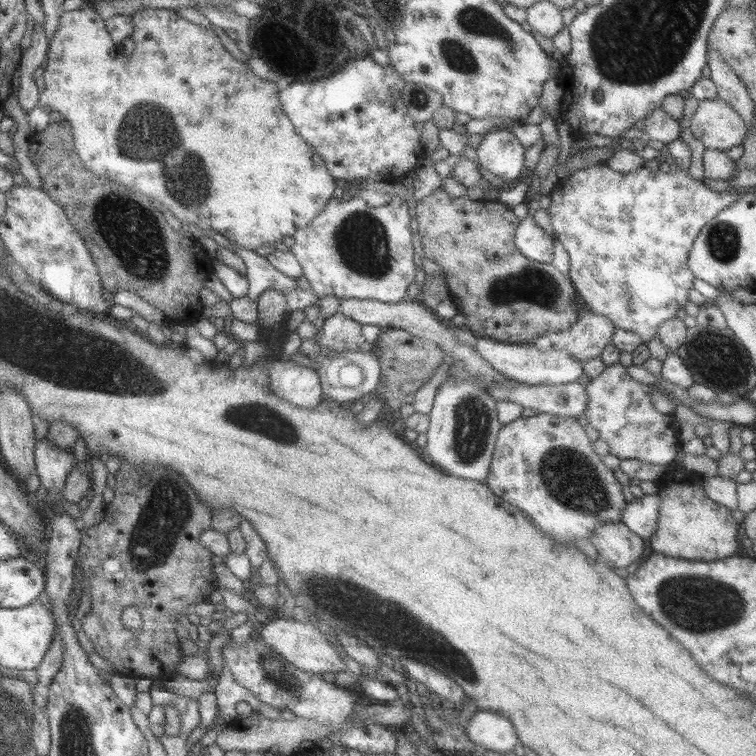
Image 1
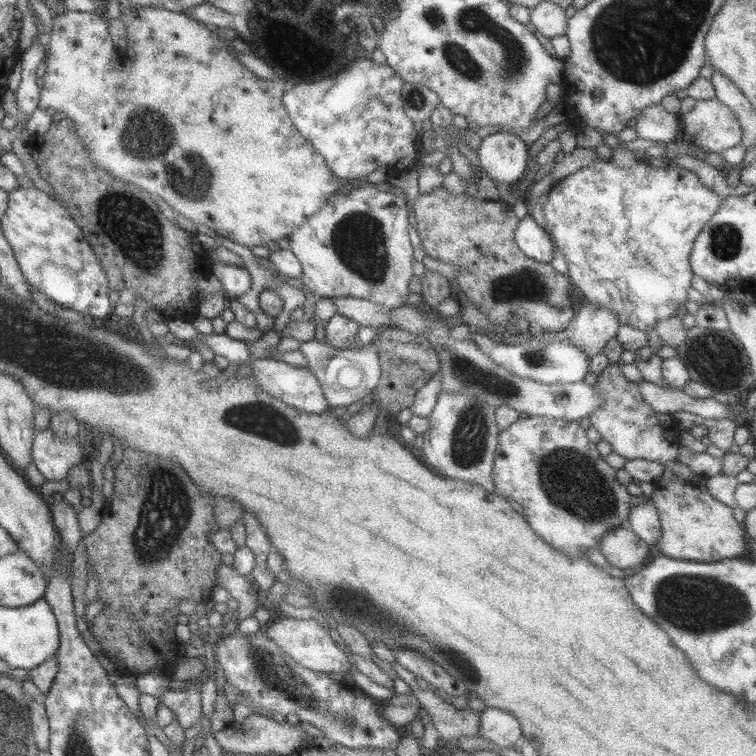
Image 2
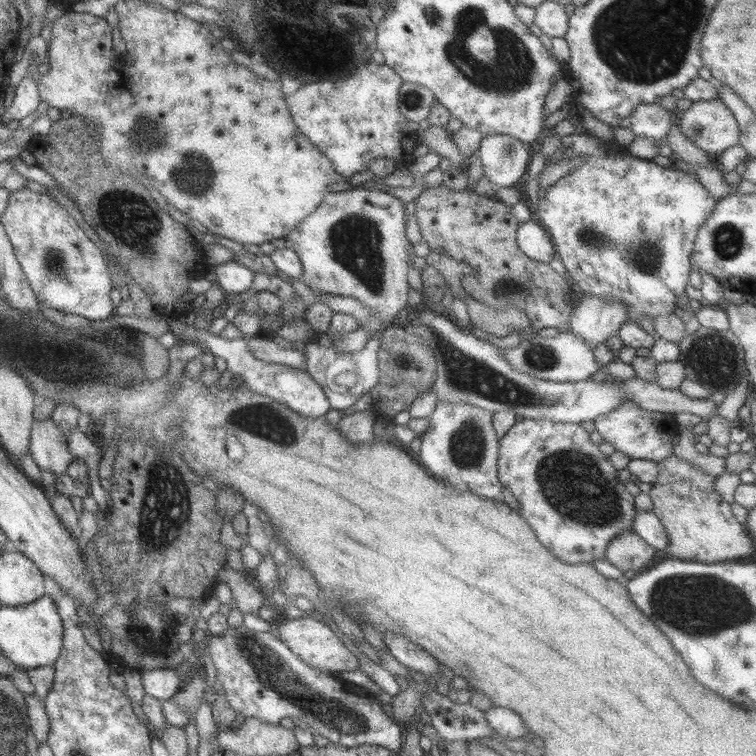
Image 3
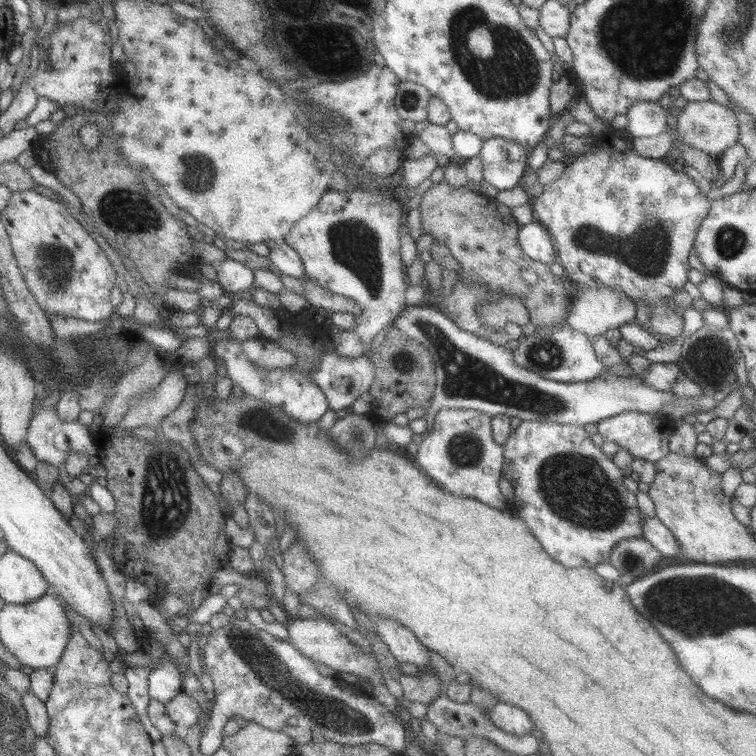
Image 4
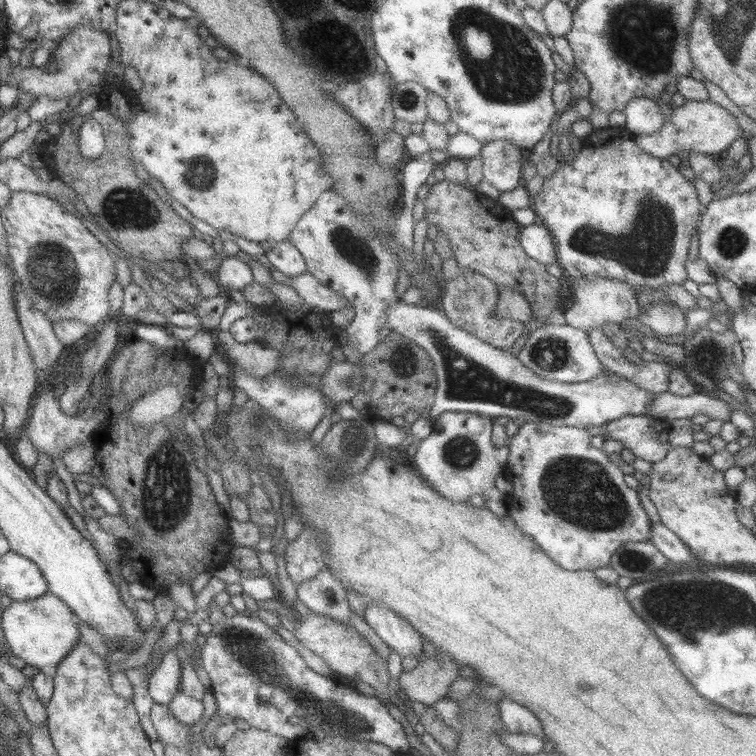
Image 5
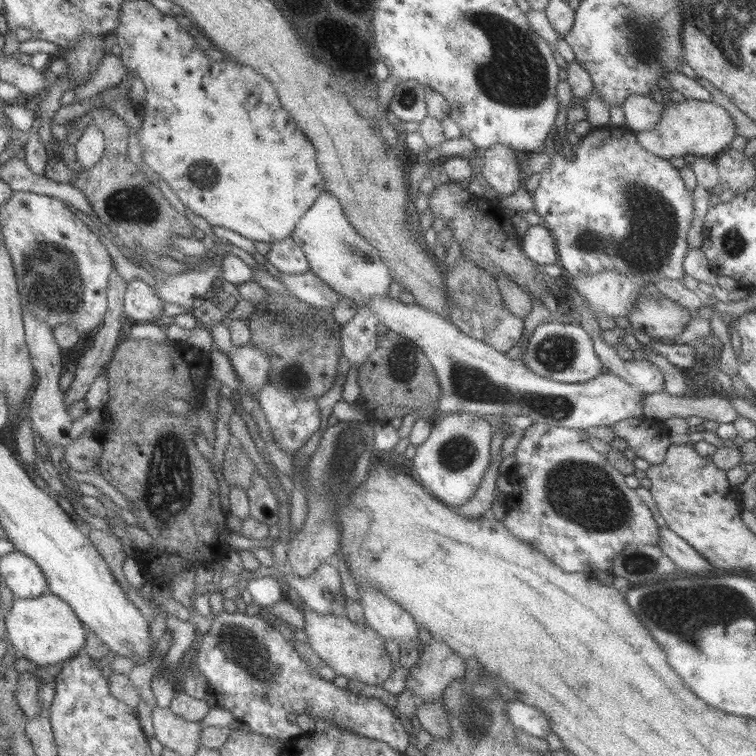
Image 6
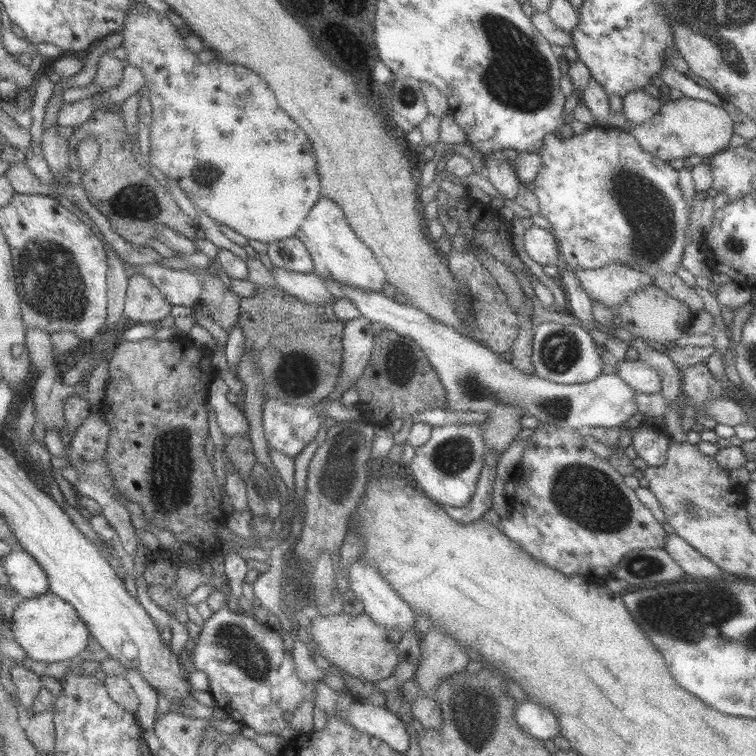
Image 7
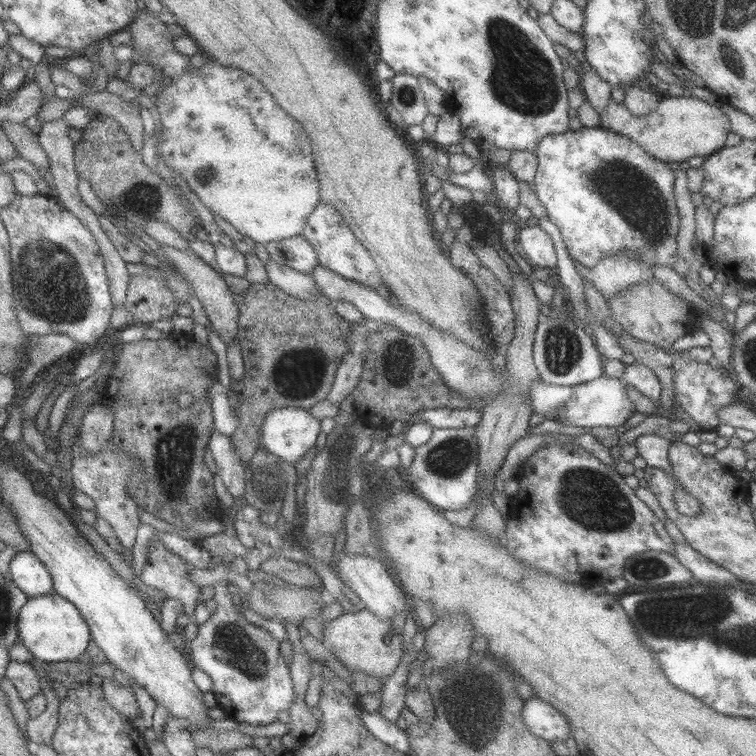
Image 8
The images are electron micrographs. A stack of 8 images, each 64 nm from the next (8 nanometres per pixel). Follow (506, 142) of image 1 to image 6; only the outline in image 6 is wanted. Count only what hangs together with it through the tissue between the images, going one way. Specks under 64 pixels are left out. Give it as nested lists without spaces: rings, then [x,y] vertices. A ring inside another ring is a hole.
[[[493,144],[481,150],[481,176],[498,196],[511,195],[523,185],[520,165],[516,162],[512,148],[505,144]]]

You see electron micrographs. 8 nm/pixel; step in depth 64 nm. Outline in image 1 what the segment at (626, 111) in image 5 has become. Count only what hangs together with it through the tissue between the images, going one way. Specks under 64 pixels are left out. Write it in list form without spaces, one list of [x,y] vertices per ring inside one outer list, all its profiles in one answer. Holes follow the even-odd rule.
[[[660,106],[647,113],[642,122],[642,134],[646,140],[659,140],[668,143],[680,138],[679,132],[683,122],[671,118]]]

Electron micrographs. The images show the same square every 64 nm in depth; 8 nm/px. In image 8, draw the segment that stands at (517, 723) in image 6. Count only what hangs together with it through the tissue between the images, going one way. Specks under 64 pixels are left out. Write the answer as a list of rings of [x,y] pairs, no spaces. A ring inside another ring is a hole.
[[[525,700],[521,721],[530,734],[551,742],[564,742],[570,737],[570,727],[561,713],[543,700]]]

